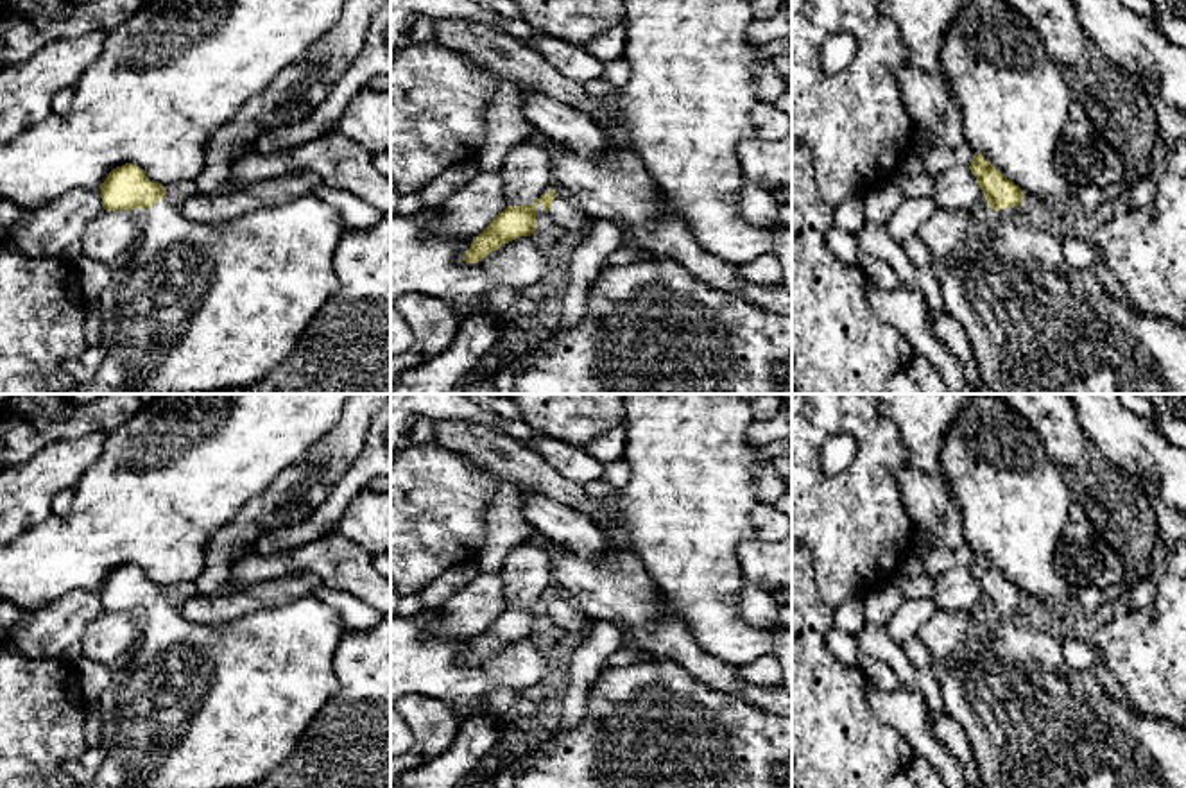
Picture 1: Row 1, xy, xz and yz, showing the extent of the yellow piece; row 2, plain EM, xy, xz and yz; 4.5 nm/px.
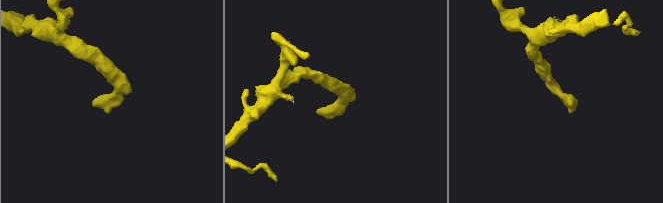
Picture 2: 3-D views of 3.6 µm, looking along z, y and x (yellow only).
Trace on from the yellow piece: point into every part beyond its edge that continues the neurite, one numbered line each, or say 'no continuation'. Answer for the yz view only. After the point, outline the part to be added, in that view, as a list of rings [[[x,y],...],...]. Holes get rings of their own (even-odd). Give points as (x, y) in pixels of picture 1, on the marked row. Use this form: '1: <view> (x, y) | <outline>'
1: yz (1038, 325) | [[[1019,206],[991,211],[991,217],[978,227],[987,238],[985,245],[975,254],[962,256],[957,267],[948,269],[939,281],[939,292],[948,313],[960,322],[973,346],[980,378],[994,394],[1186,394],[1186,326],[1132,312],[1114,299],[1095,276],[1095,270],[1071,267],[1062,253],[1061,238],[1032,220]]]

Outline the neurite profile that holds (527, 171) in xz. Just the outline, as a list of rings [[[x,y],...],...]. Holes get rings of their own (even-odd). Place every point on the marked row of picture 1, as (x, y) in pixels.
[[[521,143],[502,167],[503,201],[507,206],[529,206],[554,190],[555,150],[546,145]]]

